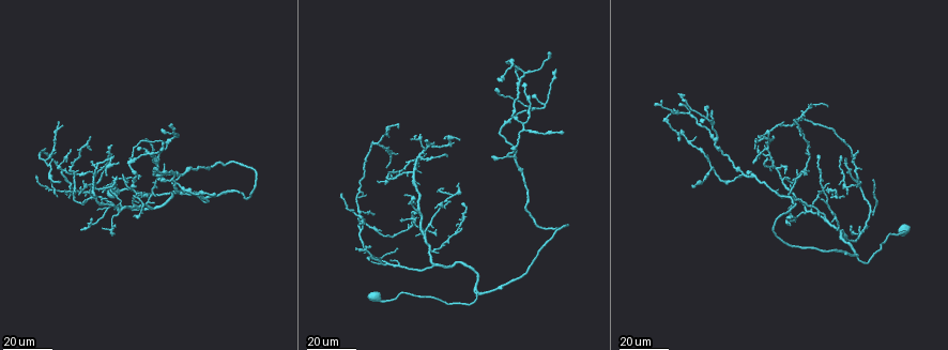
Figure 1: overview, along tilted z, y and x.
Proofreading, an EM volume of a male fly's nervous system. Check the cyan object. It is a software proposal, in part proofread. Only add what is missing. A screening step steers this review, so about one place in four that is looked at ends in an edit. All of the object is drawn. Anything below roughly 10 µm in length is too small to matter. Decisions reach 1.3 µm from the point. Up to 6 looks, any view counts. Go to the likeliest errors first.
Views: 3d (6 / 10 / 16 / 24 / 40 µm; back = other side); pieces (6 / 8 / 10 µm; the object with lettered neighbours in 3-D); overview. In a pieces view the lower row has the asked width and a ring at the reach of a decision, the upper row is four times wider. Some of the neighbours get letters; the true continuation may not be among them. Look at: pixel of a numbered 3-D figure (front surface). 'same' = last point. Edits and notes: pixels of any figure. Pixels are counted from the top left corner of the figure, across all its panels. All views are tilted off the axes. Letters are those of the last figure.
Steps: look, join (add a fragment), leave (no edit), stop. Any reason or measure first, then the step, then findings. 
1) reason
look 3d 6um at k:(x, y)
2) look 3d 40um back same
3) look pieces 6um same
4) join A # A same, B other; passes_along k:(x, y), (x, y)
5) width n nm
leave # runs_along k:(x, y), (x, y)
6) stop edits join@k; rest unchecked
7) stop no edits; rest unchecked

free end
look 3d 24um at 1:(839, 157)

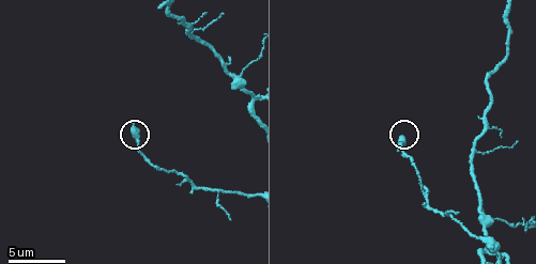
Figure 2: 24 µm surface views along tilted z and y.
look pieces 6um at 2:(131, 121)

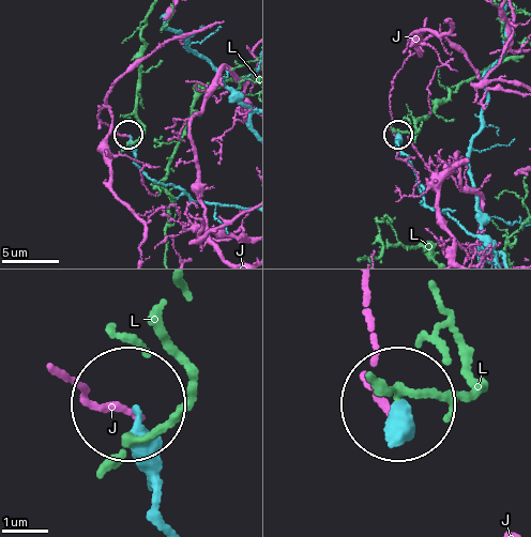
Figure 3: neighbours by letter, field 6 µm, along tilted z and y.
width 290 nm
leave # J other, L other; no lettered fragment goes on from it

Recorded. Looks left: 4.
end of a long branch
look 3d 24um at 1:(445, 138)

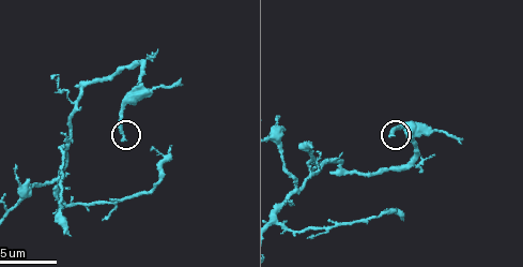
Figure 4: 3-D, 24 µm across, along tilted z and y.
zoom in
look 3d 10um at 4:(389, 136)

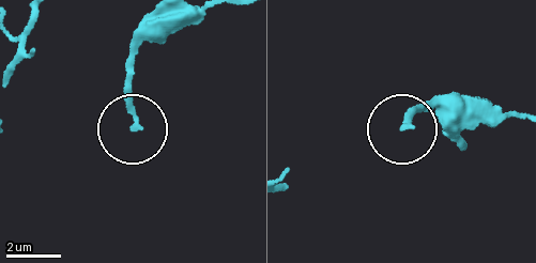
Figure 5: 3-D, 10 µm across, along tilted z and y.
look pieces 10um at 5:(407, 125)

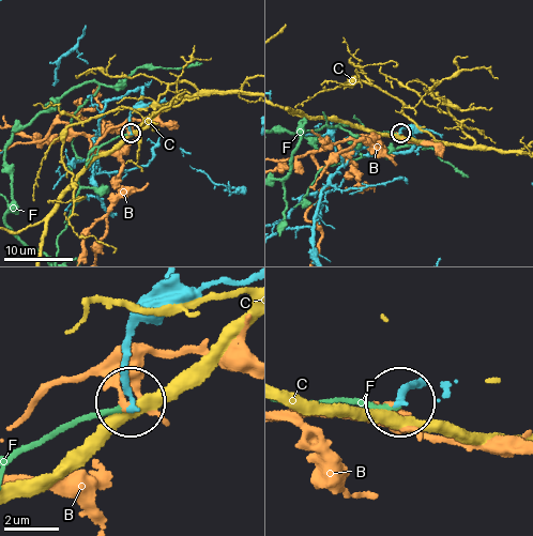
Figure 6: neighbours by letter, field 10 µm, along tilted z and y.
leave # B other, C other, F other; none of them fits

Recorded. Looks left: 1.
stop no edits; rest unchecked

